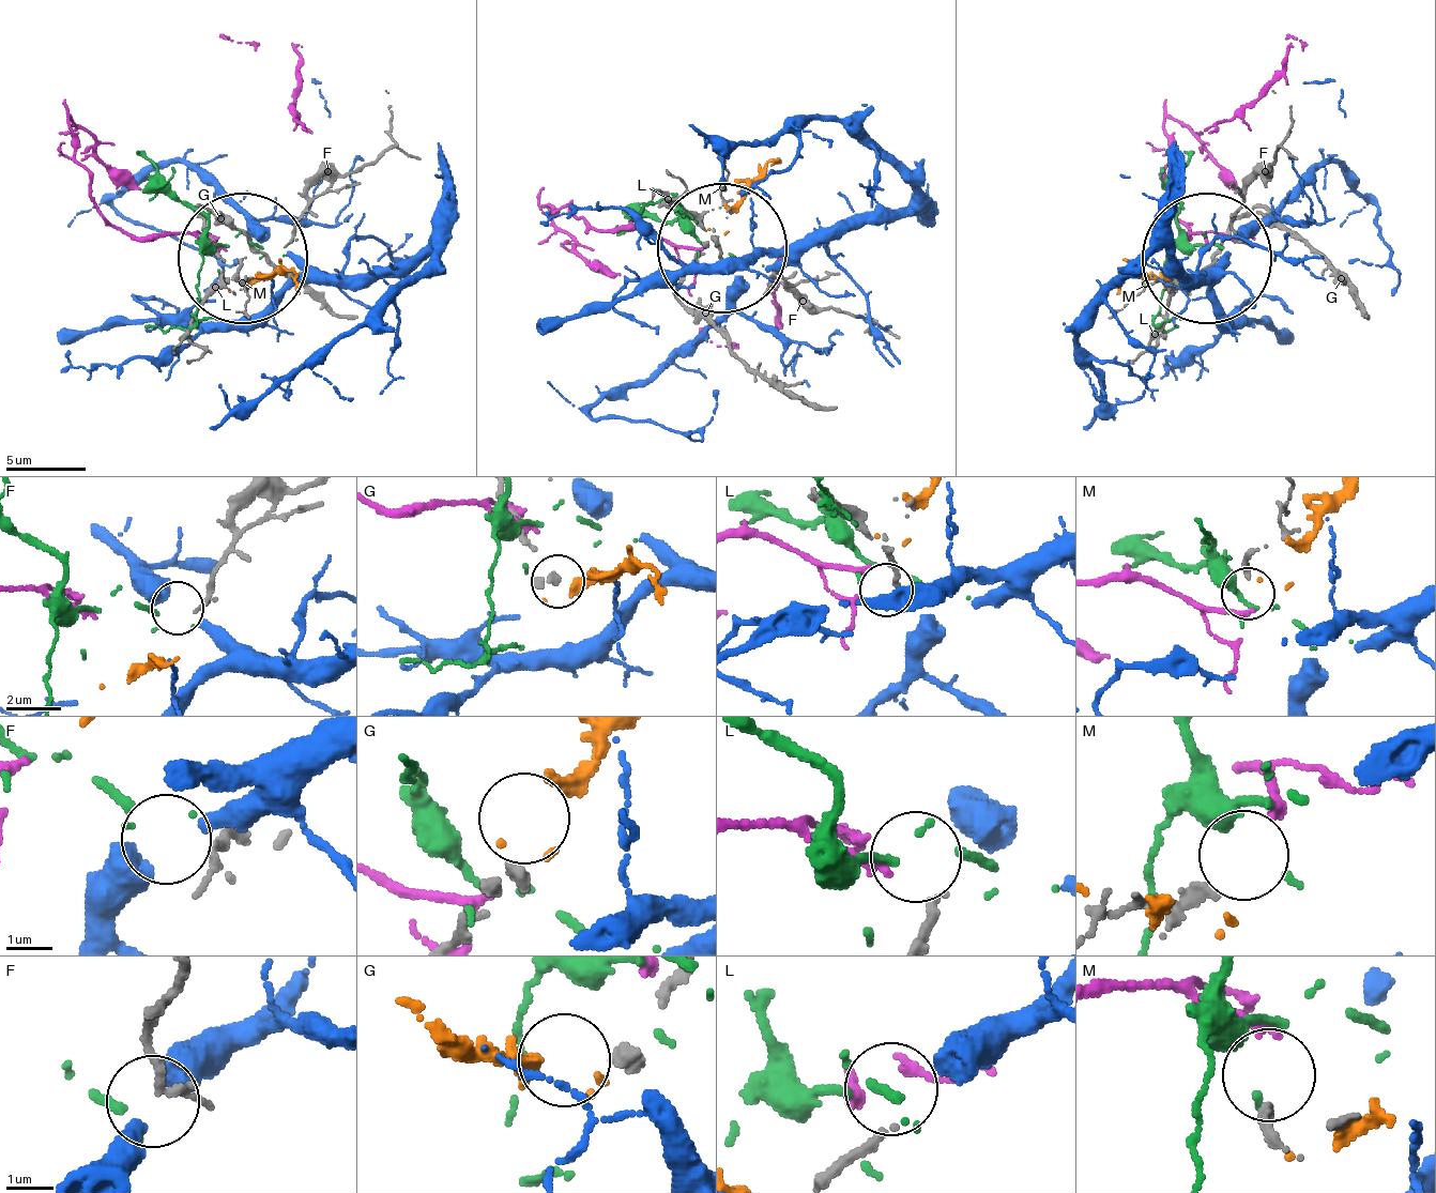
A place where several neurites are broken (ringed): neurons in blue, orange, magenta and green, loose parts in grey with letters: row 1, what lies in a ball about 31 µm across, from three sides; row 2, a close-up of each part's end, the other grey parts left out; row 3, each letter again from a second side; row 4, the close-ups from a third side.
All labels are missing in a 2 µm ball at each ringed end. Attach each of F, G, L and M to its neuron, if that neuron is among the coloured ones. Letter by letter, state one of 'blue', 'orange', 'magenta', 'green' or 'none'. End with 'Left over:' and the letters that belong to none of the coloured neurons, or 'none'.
F: green
G: orange
L: none
M: magenta
Left over: L

